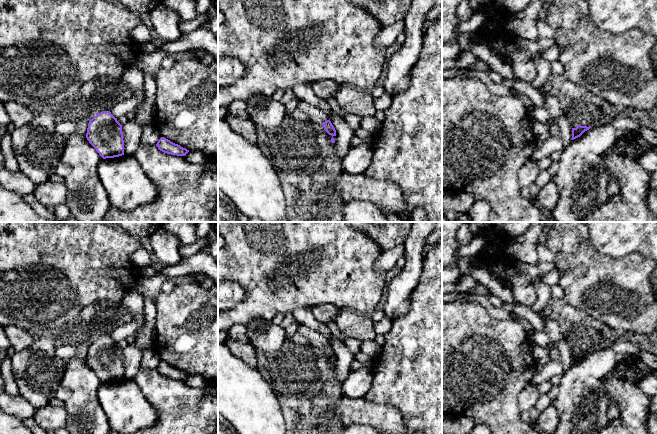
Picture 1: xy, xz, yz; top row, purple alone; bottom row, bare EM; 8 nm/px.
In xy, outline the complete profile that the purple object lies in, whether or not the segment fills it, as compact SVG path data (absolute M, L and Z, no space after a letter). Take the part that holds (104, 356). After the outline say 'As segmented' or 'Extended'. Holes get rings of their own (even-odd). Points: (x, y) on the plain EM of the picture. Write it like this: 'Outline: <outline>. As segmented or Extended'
Outline: M103 335L88 347L86 362L103 383L124 379L122 349L110 335Z. As segmented

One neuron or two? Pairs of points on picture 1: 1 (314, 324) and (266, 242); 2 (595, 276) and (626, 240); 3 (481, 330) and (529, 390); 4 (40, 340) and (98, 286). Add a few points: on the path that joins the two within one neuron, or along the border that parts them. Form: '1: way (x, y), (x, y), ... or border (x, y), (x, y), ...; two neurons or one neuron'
1: border (310, 307), (297, 307), (291, 312); two neurons
2: border (592, 243), (598, 251), (614, 258), (634, 252); two neurons
3: border (531, 382), (519, 394), (518, 406), (520, 409); two neurons
4: border (48, 332), (42, 332), (34, 336); two neurons

